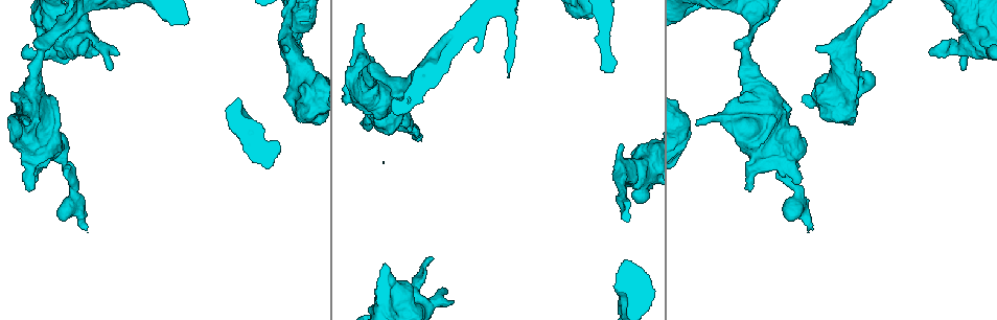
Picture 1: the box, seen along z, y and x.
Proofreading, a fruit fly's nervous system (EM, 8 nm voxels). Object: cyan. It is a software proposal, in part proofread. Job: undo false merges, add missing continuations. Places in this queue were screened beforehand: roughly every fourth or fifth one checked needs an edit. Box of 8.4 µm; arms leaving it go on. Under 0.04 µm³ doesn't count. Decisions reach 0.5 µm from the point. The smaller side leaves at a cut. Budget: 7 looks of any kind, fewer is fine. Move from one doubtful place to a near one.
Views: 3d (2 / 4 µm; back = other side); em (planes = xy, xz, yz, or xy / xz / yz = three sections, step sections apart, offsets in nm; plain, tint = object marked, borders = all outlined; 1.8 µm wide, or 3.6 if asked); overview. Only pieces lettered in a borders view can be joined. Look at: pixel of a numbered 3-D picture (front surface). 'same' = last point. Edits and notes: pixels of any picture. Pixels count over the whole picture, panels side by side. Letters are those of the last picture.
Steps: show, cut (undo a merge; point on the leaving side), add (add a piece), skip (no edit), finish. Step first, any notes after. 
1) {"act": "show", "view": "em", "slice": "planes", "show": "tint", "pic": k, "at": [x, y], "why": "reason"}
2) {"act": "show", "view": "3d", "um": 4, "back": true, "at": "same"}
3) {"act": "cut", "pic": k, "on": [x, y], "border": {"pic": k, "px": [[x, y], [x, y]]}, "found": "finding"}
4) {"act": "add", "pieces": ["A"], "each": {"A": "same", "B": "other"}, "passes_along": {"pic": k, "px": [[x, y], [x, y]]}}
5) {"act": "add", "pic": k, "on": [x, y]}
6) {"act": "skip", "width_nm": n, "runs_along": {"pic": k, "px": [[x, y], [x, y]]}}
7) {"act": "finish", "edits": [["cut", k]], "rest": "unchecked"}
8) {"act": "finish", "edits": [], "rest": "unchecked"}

{"act": "show", "view": "3d", "um": 2, "pic": 1, "at": [961, 70], "why": "free end"}

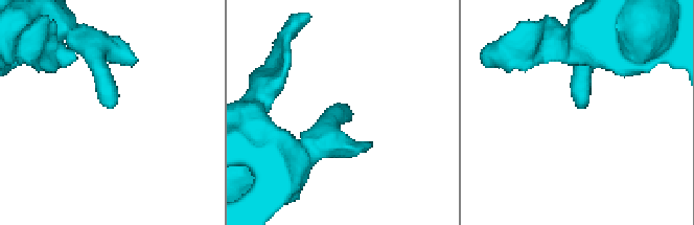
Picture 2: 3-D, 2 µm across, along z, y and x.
{"act": "show", "view": "em", "um": 3.6, "slice": "xz", "step": 8, "show": "borders", "pic": 2, "at": [114, 104]}

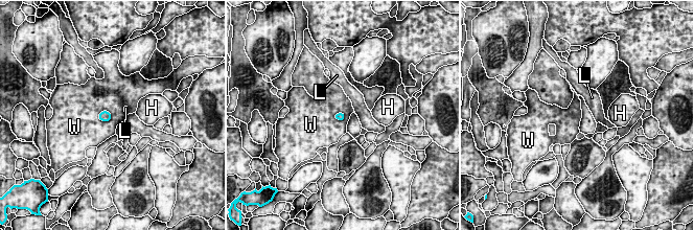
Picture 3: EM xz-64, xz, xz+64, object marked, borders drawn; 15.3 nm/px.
{"act": "skip", "width_nm": 120, "each": {"H": "other", "L": "other", "W": "other"}, "border": {"pic": 3, "px": [[111, 114], [108, 120], [98, 118]]}, "found": "none of them fits"}

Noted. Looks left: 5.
{"act": "show", "view": "em", "slice": "yz", "step": 8, "show": "borders", "pic": 1, "at": [360, 23], "why": "free end"}

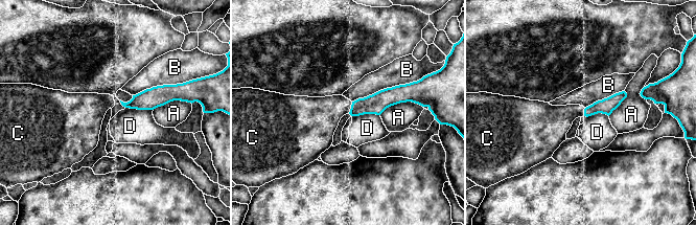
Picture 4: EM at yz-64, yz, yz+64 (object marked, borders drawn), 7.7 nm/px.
{"act": "show", "view": "em", "slice": "planes", "show": "borders", "at": "same", "why": "cut it another way"}

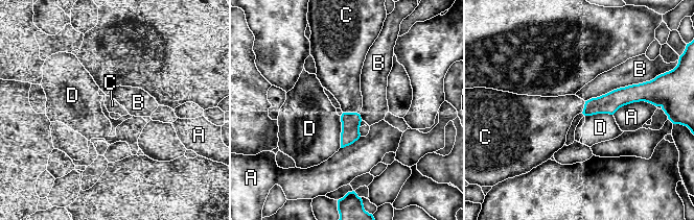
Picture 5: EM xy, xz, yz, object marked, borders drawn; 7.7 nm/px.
{"act": "add", "pieces": ["C"], "longest_contact_nm": ["B", 500], "each": {"A": "other", "B": "other", "C": "same", "D": "other"}, "found": "the neuron continues"}

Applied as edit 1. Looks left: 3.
{"act": "show", "view": "overview"}

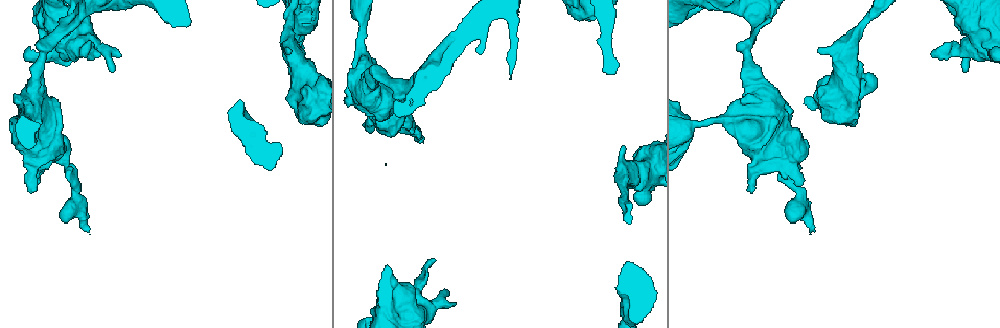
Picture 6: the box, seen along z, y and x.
{"act": "show", "view": "em", "slice": "planes", "show": "borders", "pic": 6, "at": [78, 17], "why": "sudden change in width"}

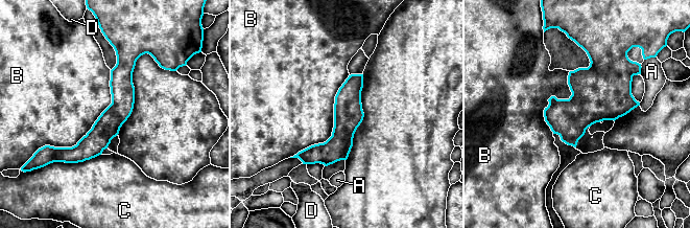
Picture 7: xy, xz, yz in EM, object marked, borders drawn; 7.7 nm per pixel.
{"act": "skip", "width_nm": 190, "each": {"A": "other", "B": "other", "C": "other", "D": "other"}, "border": {"pic": 7, "px": [[111, 70], [92, 128], [47, 145]]}, "found": "all the same neuron"}

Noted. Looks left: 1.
{"act": "finish", "edits": [["add", 5]], "rest": "unchecked"}

